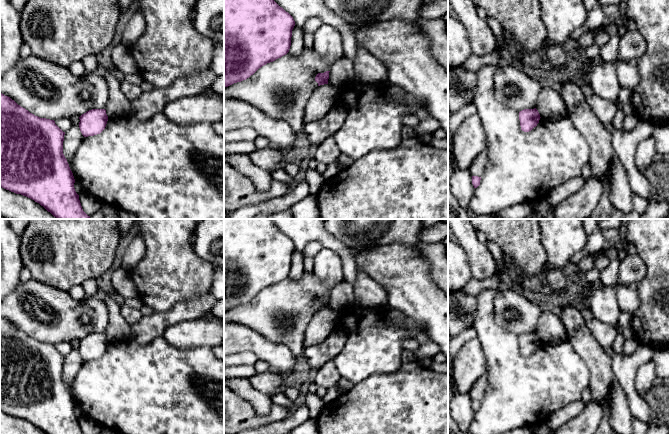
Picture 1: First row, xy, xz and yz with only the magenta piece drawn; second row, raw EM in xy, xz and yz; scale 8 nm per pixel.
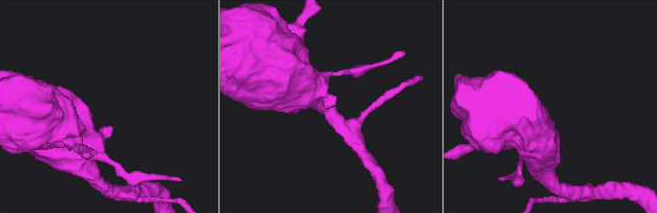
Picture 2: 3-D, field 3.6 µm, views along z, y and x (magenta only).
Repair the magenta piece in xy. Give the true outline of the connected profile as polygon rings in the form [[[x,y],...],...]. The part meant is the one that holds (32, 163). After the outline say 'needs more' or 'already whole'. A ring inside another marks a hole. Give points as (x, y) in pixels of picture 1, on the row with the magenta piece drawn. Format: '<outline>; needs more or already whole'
[[[0,92],[0,186],[6,190],[26,196],[35,202],[43,206],[48,212],[50,212],[57,219],[90,219],[82,209],[79,195],[74,188],[75,179],[73,173],[69,167],[67,159],[63,154],[63,141],[65,132],[63,132],[56,124],[54,120],[40,118],[30,113],[25,108],[18,105],[10,97],[5,96]]]; already whole

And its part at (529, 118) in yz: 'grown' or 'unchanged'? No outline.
unchanged

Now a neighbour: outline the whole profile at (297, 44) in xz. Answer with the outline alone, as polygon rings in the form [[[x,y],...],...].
[[[295,25],[292,30],[291,46],[289,49],[291,55],[298,56],[302,52],[304,48],[303,34],[304,30]]]

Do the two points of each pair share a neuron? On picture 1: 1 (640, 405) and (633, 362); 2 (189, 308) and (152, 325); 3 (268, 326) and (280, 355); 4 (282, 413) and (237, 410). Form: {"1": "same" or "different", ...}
{"1": "same", "2": "same", "3": "different", "4": "same"}

